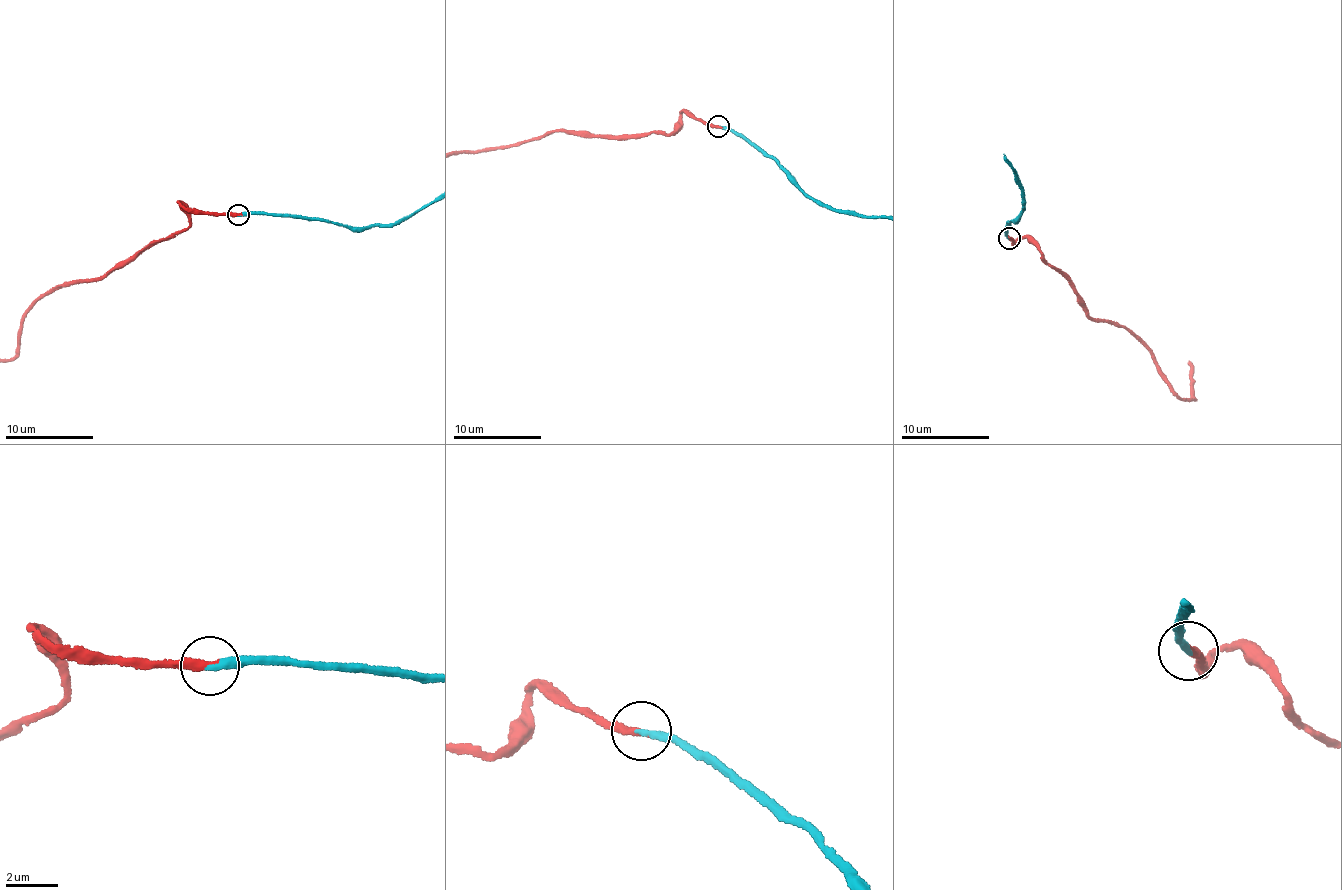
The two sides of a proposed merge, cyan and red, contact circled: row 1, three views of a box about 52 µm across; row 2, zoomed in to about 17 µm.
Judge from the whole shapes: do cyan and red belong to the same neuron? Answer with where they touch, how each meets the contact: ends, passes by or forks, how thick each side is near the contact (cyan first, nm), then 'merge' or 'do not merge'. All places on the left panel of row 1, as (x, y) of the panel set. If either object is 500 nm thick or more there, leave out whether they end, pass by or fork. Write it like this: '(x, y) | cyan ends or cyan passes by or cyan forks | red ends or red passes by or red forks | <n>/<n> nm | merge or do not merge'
(238, 214) | cyan ends | red ends | 280/300 nm | merge

